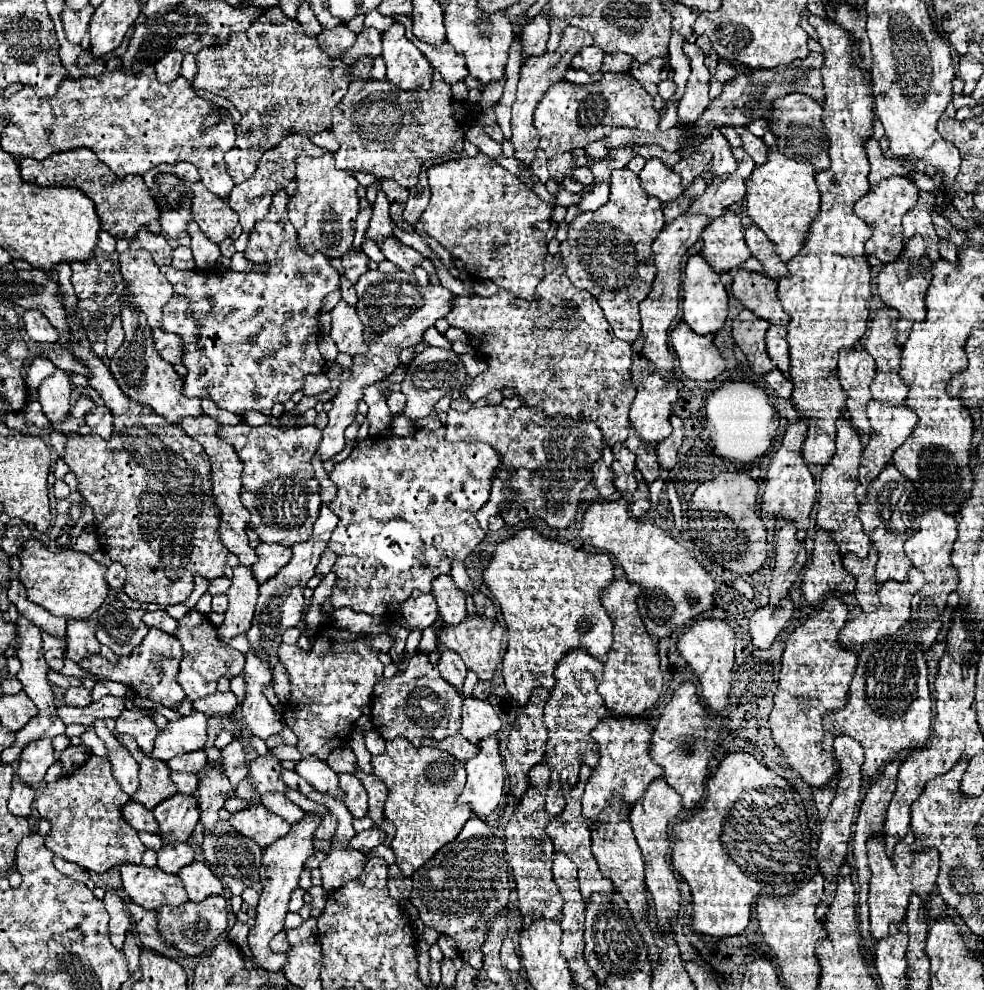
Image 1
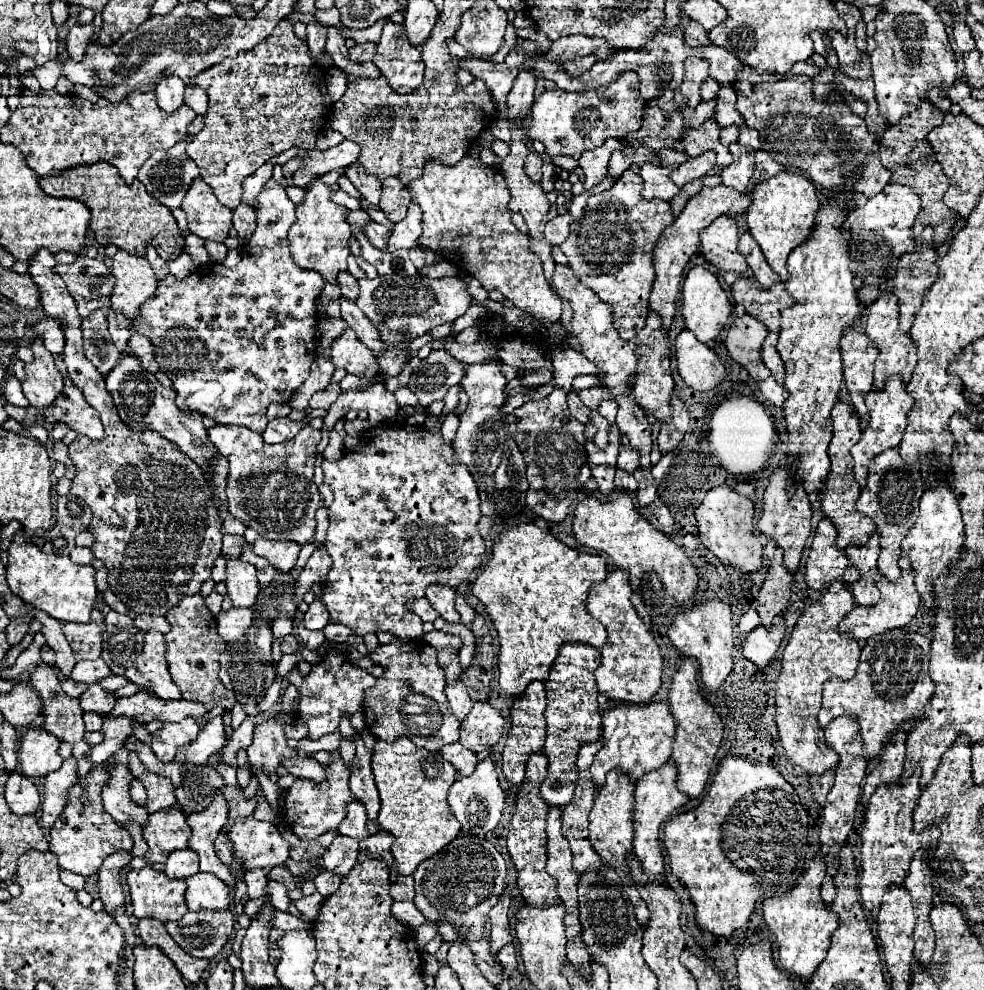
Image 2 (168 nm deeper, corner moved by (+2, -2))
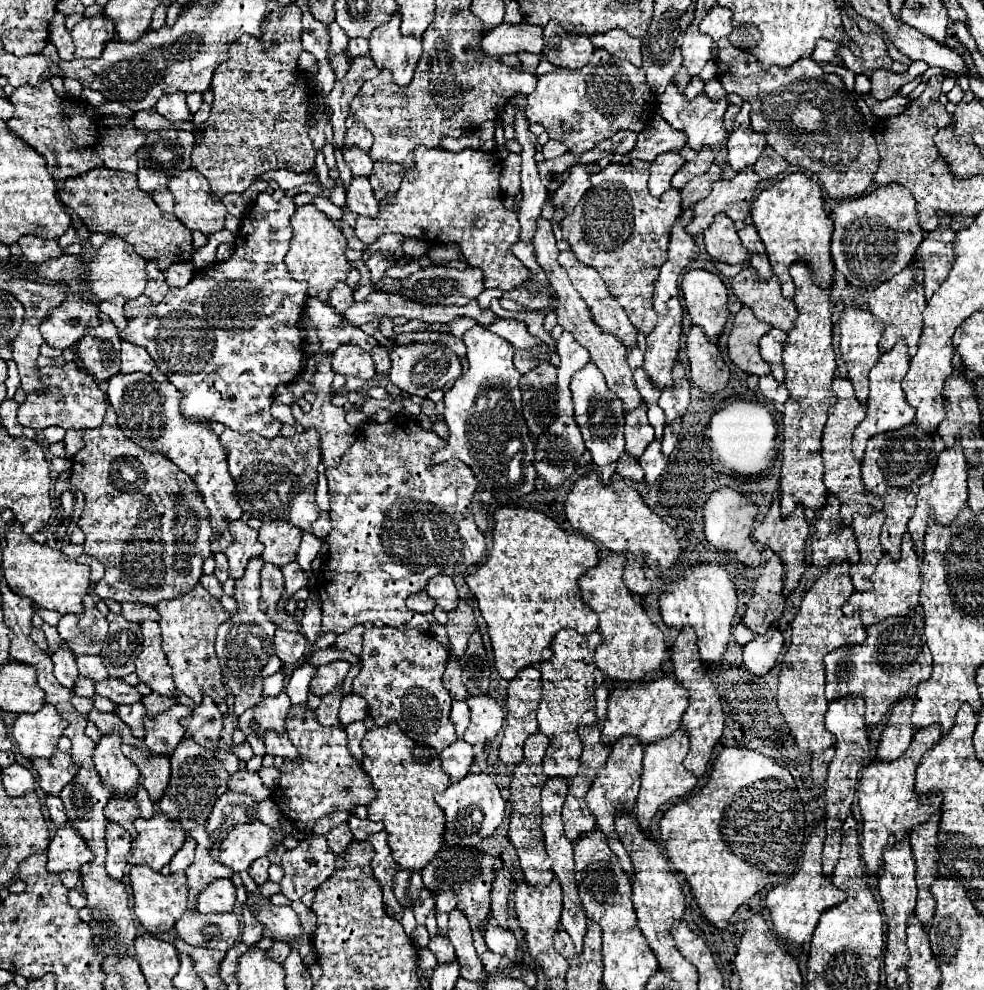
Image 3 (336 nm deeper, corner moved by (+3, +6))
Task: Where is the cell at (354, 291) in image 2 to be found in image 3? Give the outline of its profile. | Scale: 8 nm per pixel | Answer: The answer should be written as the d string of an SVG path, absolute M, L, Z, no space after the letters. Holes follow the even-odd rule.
M336 283L336 287L330 291L328 305L330 305L334 311L342 313L342 311L346 311L352 303L354 303L352 289L350 289L346 283Z

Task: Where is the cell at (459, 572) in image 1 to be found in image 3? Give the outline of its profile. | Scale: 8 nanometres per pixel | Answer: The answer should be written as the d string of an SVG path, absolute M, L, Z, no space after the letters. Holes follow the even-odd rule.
M460 601L458 607L448 613L448 621L444 627L450 637L450 655L460 659L466 651L466 643L468 643L470 635L476 631L476 619L474 619L472 607L468 603Z

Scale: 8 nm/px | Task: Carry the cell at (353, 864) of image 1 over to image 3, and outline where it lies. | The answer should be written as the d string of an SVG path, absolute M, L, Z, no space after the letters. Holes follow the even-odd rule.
M340 823L340 825L332 827L332 829L326 833L326 839L328 839L328 847L330 847L336 855L342 855L354 837L350 835L348 823Z

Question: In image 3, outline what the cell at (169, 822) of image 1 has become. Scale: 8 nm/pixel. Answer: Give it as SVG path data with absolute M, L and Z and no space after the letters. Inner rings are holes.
M160 813L150 819L136 819L134 829L138 835L132 839L132 849L126 861L130 865L146 865L154 871L168 865L186 839L180 823L172 823Z

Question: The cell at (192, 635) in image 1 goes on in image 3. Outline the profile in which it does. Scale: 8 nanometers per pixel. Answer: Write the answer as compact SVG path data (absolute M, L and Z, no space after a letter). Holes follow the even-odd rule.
M200 583L198 587L194 587L194 591L178 599L158 603L156 611L160 613L158 625L162 629L162 649L168 657L168 663L174 669L176 689L192 697L194 703L200 703L204 695L212 697L214 701L226 699L226 691L222 685L222 671L218 665L218 657L214 653L214 639L216 629L230 619L230 613L226 613L222 603L210 597Z

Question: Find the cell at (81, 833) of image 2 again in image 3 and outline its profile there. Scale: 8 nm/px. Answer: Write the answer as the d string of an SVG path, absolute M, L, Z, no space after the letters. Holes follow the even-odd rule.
M70 823L58 829L58 833L46 849L46 855L46 867L50 873L62 873L66 869L78 871L84 863L88 863L94 857L84 839L70 827Z

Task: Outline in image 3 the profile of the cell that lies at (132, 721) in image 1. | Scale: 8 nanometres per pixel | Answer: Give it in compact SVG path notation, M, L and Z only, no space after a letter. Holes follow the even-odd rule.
M134 703L134 705L122 705L116 709L116 715L130 727L132 735L142 739L144 737L144 717L146 717L146 709L142 703Z

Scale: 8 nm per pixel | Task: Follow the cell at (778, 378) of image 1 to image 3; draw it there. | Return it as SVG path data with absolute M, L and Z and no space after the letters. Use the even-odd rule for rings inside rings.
M764 375L764 377L760 377L760 393L766 397L766 399L770 399L770 401L774 401L774 403L784 403L786 399L788 399L788 389L782 385L782 383L778 383L772 375Z

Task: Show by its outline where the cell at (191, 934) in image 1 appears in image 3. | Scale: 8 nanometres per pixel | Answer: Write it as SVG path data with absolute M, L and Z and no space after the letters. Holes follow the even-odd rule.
M186 911L174 925L176 935L192 947L228 951L240 939L240 921L236 913L202 915Z

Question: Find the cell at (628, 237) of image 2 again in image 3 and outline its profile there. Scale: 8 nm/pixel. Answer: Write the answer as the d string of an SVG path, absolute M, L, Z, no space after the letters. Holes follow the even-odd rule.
M610 163L604 171L590 177L590 191L586 191L574 211L564 217L562 233L578 261L600 273L636 331L648 335L648 331L656 327L656 311L652 307L654 281L658 279L662 263L668 259L670 229L682 211L682 197L674 187L660 199L652 197L646 181L648 169Z

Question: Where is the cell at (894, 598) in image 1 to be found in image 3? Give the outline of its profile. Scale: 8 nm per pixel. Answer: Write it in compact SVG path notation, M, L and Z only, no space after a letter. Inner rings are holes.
M906 532L901 543L900 559L892 559L886 553L870 577L874 583L874 589L872 591L854 591L844 605L844 613L850 617L854 611L860 611L862 623L868 627L868 625L880 623L892 615L906 615L908 611L912 611L918 605L922 580L920 567L918 567L918 555L913 548L912 537Z

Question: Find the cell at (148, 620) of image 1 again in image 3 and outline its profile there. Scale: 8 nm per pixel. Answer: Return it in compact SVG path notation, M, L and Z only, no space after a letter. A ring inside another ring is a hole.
M122 603L122 615L132 623L144 623L144 621L158 621L160 615L154 607L144 603Z

